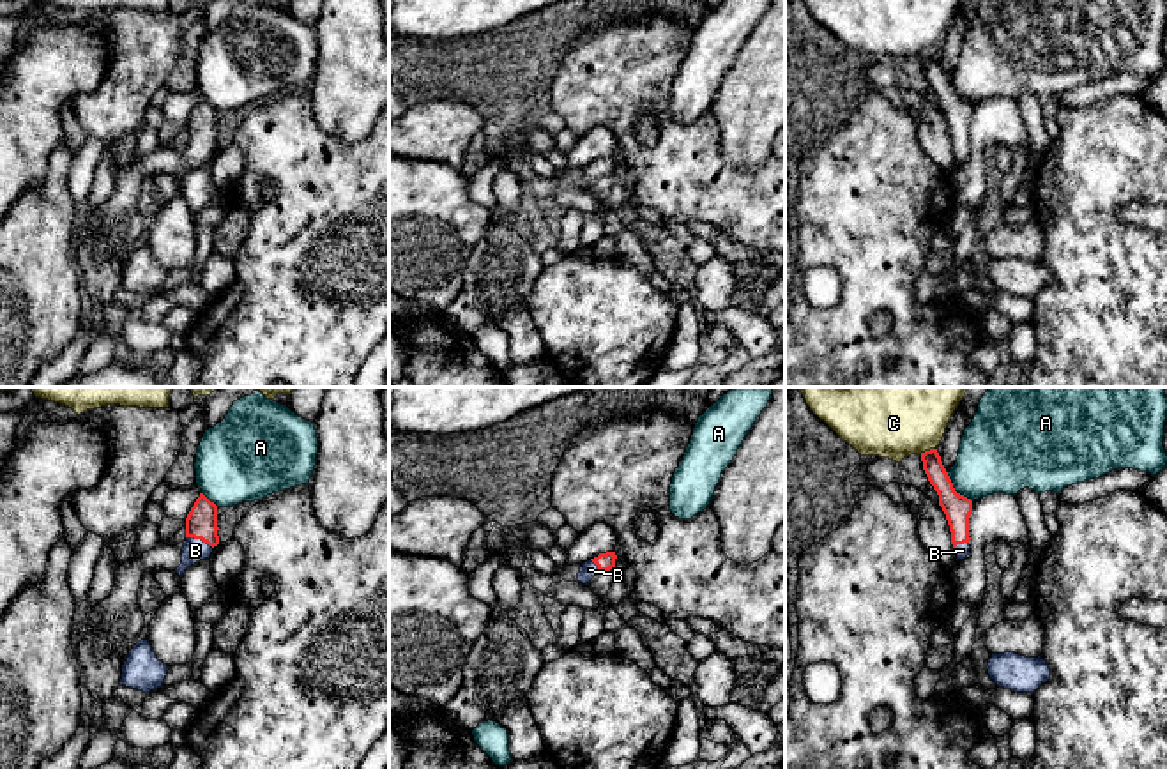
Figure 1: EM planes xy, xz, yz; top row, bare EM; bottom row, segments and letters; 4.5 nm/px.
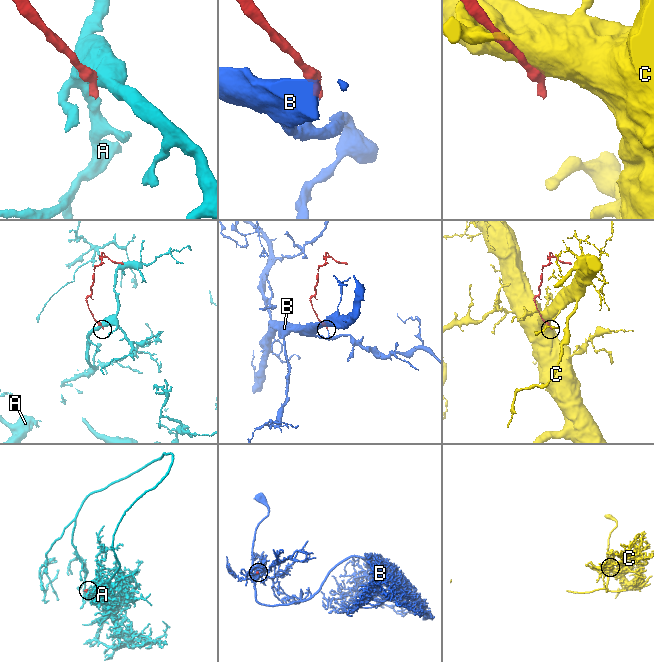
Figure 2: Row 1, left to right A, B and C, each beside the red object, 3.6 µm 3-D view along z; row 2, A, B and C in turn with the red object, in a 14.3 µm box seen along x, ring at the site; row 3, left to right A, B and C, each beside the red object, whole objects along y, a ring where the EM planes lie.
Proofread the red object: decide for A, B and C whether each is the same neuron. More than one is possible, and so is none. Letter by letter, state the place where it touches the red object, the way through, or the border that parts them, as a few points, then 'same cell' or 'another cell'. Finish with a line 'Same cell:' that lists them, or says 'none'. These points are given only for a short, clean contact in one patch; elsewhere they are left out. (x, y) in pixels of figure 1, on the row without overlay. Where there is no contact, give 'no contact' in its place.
A: contact yz (953, 94); border yz (946, 76), (952, 91), (973, 105); another cell
B: contact xy (200, 142); way xy (202, 126), (200, 142), (195, 154); same cell
C: contact yz (927, 55); another cell
Same cell: B

